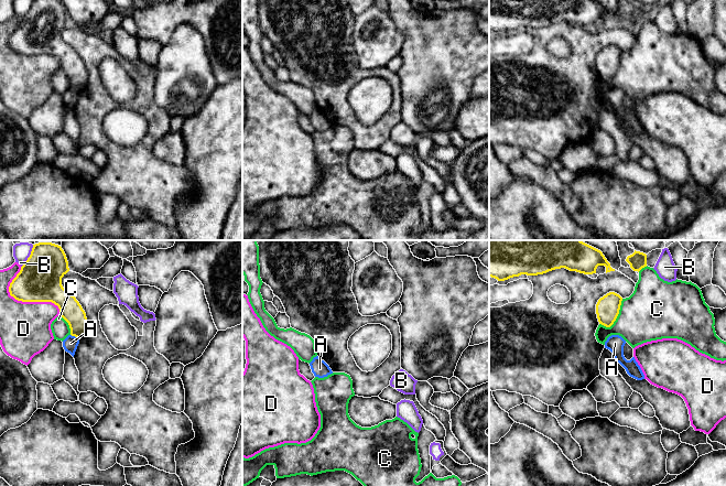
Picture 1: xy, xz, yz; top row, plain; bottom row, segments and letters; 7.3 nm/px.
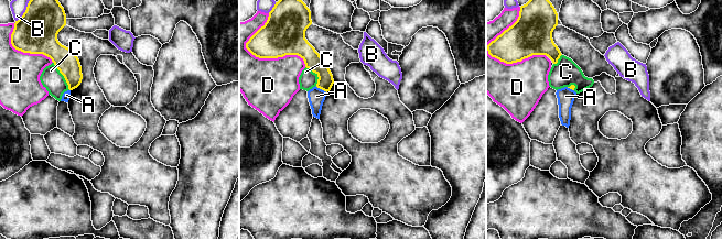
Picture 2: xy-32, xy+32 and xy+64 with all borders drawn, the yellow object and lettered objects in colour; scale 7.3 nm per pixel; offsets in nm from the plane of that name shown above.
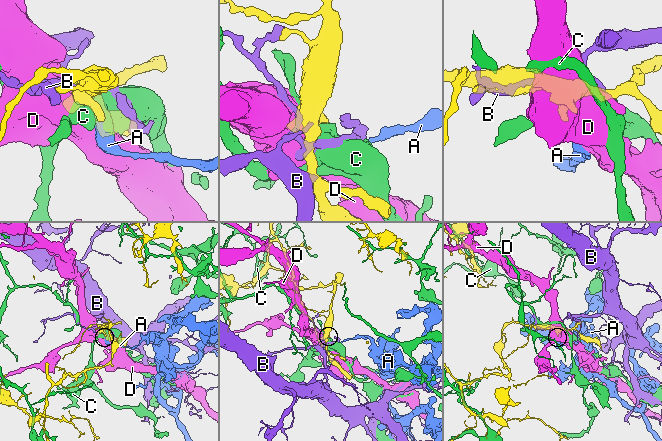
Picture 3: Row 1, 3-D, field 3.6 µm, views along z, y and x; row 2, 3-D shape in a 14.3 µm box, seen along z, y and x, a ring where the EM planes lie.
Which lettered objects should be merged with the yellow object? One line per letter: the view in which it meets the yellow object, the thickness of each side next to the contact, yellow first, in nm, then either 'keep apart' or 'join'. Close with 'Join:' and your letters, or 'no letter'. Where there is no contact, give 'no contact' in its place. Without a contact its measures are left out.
A: xy | 160/110 nm | keep apart
B: xy | 320/110 nm | keep apart
C: yz | 180/380 nm | keep apart
D: xy | 320/360 nm | keep apart
Join: no letter

